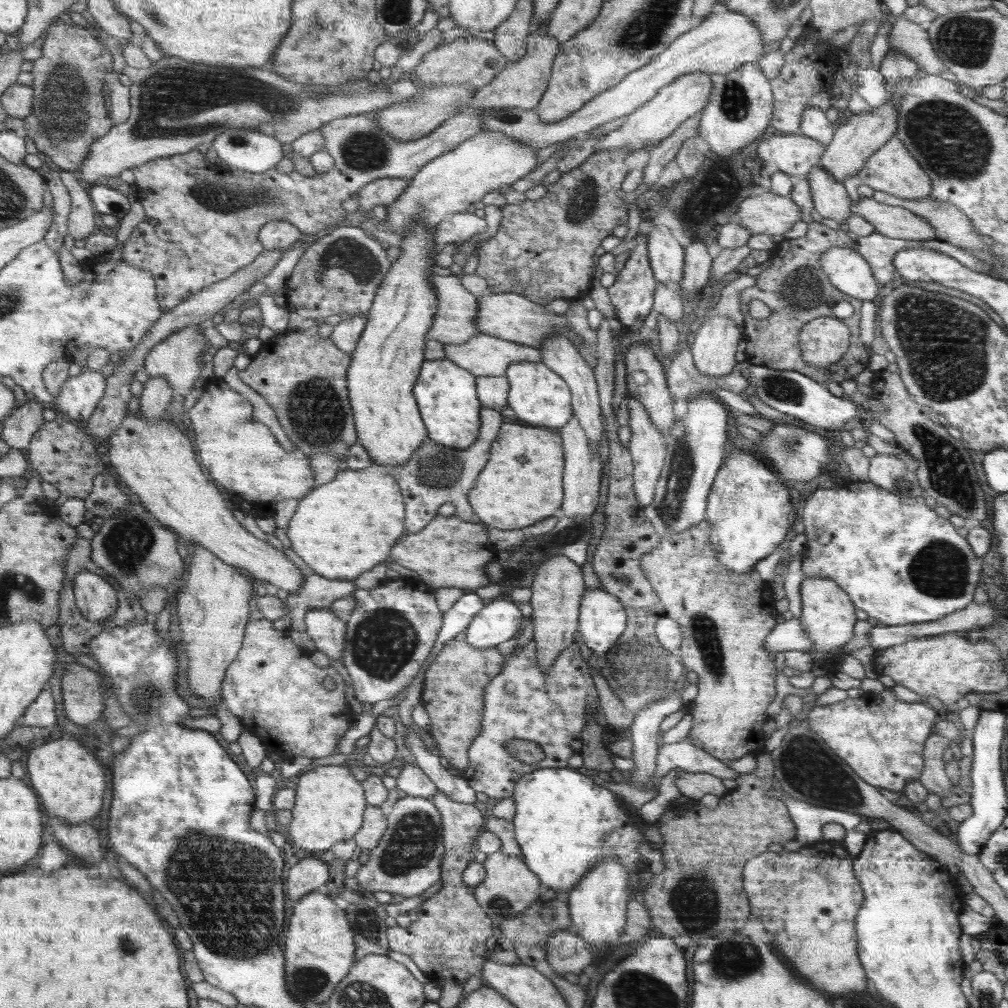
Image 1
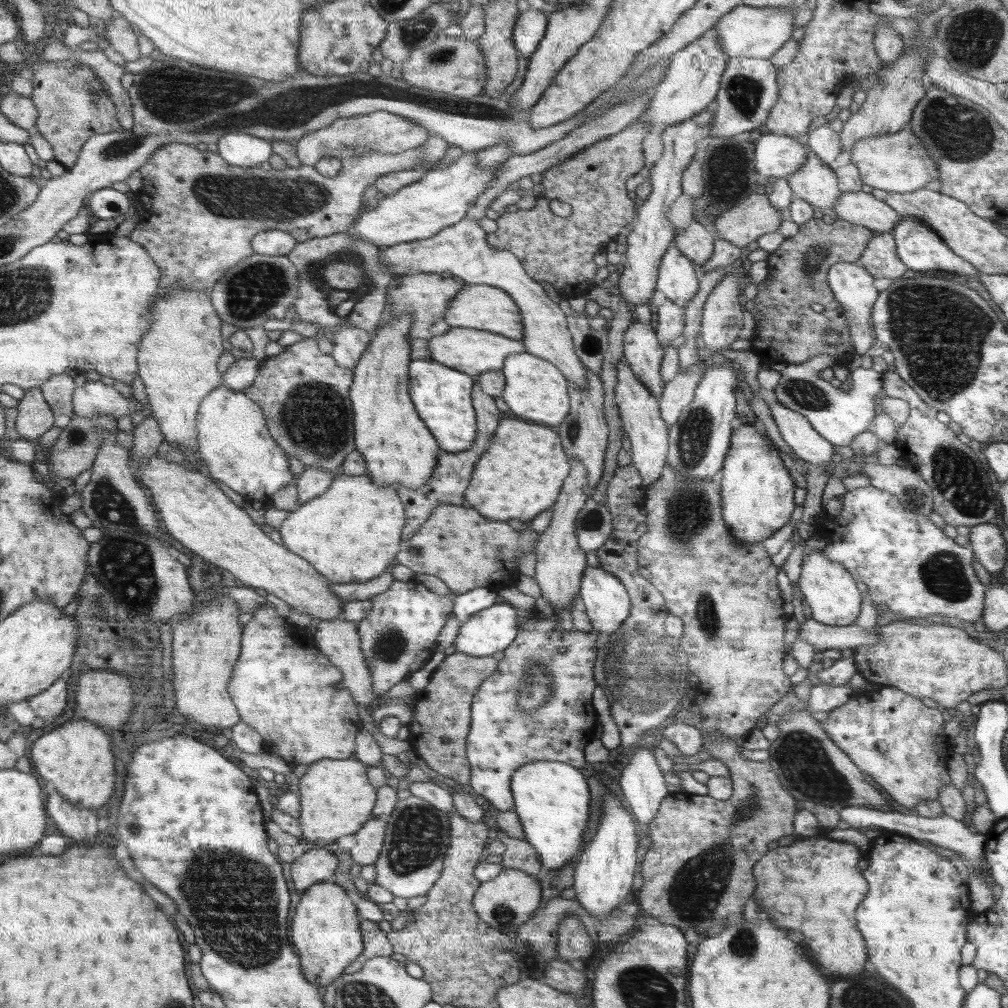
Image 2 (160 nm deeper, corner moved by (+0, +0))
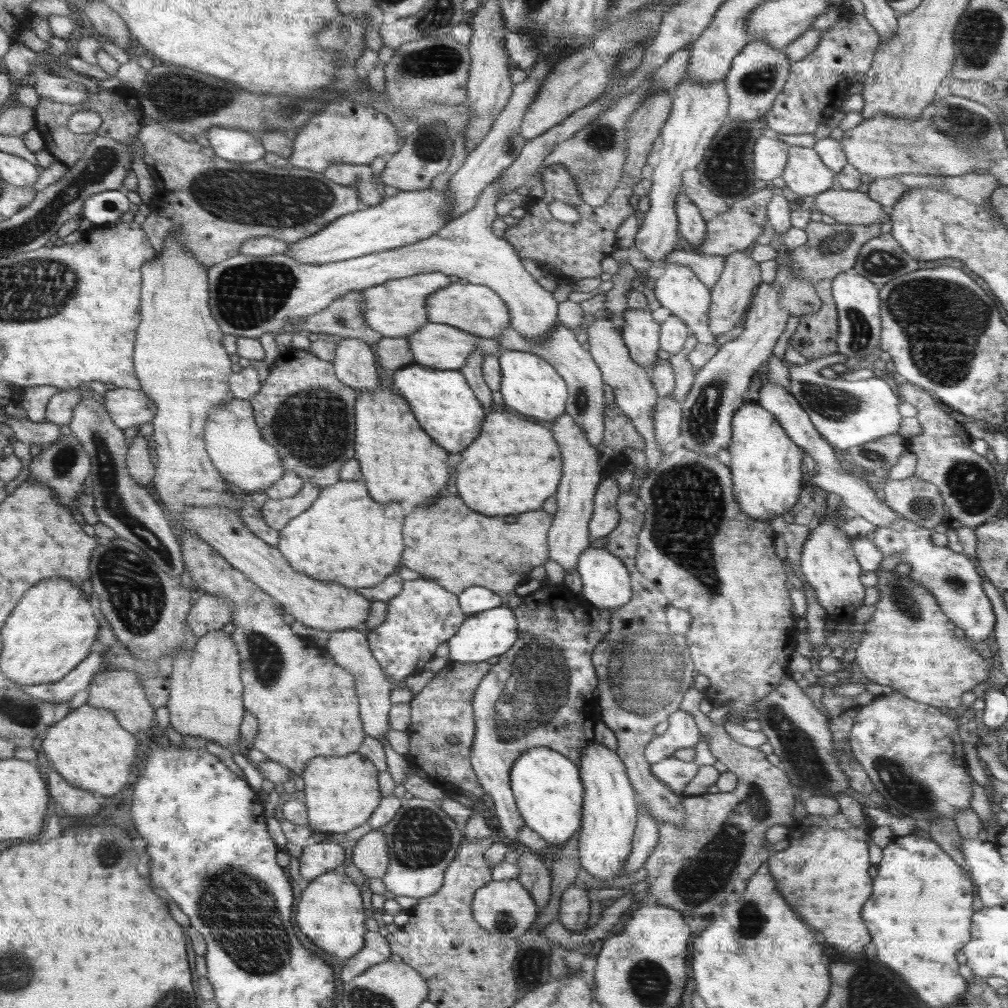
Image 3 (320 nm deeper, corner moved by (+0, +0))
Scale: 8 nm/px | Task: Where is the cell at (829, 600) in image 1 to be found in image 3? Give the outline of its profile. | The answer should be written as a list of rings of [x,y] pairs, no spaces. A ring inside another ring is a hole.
[[[829,494],[830,512],[820,518],[816,526],[811,526],[810,534],[804,541],[801,552],[801,569],[803,575],[814,589],[818,602],[826,609],[827,618],[835,620],[838,624],[853,624],[854,612],[863,605],[866,588],[860,581],[862,568],[854,555],[852,541],[838,528],[840,522],[848,517],[837,517],[839,498]]]

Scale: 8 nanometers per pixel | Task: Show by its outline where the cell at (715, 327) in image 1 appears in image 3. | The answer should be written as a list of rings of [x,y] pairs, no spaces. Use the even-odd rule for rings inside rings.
[[[748,252],[726,255],[722,275],[710,292],[709,329],[715,337],[732,330],[744,320],[744,314],[753,298],[752,292],[761,283],[759,263],[750,258]]]

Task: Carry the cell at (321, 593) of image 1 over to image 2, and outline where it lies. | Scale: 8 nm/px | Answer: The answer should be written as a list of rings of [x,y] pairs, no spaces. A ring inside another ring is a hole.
[[[391,571],[382,573],[381,576],[372,578],[366,582],[348,582],[346,584],[333,584],[331,589],[335,595],[343,602],[352,602],[354,600],[370,599],[384,591],[388,585],[395,581]]]

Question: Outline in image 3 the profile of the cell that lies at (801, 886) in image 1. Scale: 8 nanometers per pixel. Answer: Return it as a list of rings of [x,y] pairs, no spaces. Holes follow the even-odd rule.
[[[841,812],[831,817],[809,814],[805,819],[796,819],[791,823],[788,827],[788,848],[784,851],[772,852],[768,858],[770,872],[776,879],[782,896],[786,898],[786,902],[790,902],[792,910],[798,912],[806,924],[820,930],[826,938],[826,944],[830,944],[836,954],[848,954],[846,958],[854,960],[862,954],[864,946],[870,942],[870,934],[864,926],[860,912],[872,892],[873,879],[868,873],[870,868],[868,842],[871,841],[874,823],[870,824],[865,818],[860,826],[852,826]]]

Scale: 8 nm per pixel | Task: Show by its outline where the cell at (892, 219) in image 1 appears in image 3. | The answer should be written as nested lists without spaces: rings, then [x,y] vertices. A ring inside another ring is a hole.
[[[828,189],[811,198],[808,205],[841,224],[870,225],[890,221],[889,209],[857,190]]]

